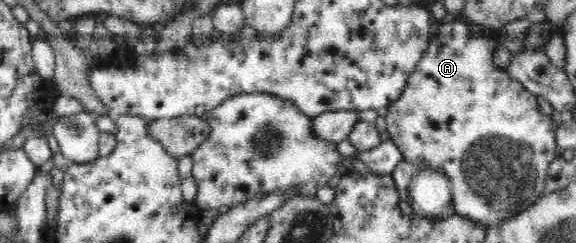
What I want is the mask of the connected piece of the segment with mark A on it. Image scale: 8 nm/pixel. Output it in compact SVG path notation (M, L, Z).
M461 17L440 23L428 49L410 73L406 89L387 107L385 115L390 141L400 149L403 158L421 172L444 174L454 190L455 213L485 226L532 208L546 193L548 169L560 154L556 144L556 126L550 115L538 110L537 96L494 66L492 57L499 43L500 40L490 36L479 25Z

